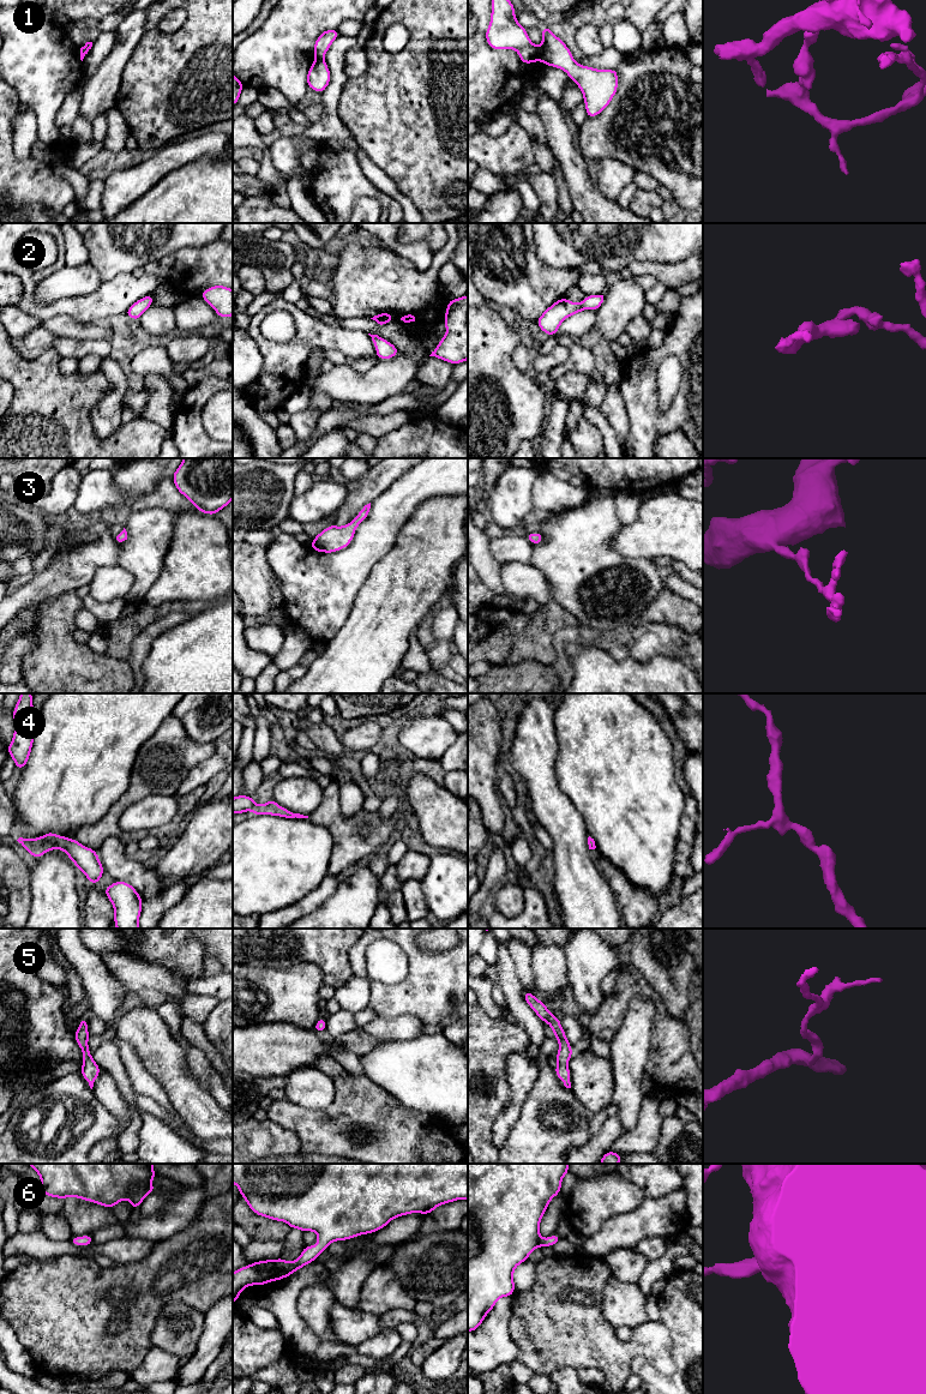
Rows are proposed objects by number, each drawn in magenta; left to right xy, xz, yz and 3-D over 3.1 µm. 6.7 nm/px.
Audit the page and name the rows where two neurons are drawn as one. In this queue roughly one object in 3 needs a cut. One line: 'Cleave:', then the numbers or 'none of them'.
Cleave: 1

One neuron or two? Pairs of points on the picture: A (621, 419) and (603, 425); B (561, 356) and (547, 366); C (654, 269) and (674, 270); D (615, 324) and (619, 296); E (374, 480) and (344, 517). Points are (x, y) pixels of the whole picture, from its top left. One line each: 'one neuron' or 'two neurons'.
A: two neurons
B: one neuron
C: one neuron
D: one neuron
E: one neuron

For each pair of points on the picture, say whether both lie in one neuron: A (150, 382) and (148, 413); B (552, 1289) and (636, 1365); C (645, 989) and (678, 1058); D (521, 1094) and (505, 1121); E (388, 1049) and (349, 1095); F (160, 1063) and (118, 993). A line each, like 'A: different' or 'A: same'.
A: same
B: different
C: same
D: same
E: different
F: same

